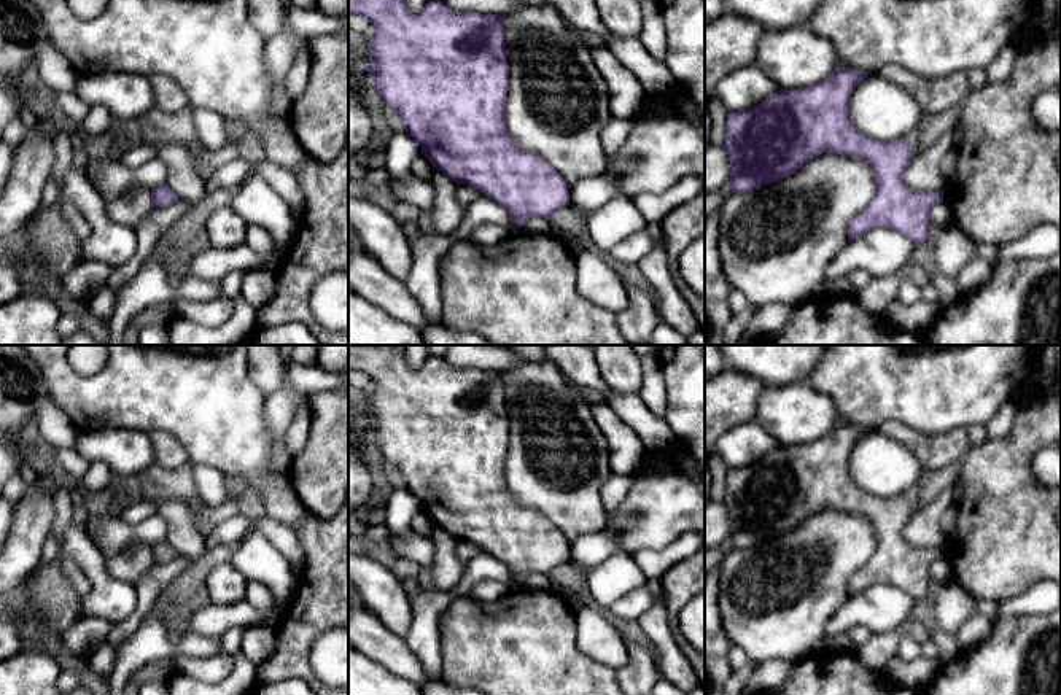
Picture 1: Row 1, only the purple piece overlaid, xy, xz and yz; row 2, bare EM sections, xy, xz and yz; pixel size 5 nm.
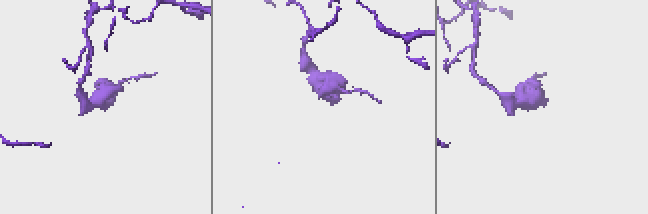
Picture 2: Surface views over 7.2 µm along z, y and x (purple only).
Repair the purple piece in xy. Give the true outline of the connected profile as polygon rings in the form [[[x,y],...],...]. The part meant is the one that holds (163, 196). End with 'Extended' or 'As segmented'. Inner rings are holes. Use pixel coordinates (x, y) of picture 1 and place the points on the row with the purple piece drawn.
[[[165,184],[157,186],[151,191],[151,205],[153,207],[169,207],[178,202],[180,197]]]. As segmented

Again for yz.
[[[857,68],[834,70],[816,84],[792,91],[779,89],[756,107],[729,113],[722,145],[732,167],[729,183],[733,192],[744,194],[781,181],[824,153],[859,157],[873,172],[876,194],[872,204],[849,223],[848,242],[876,227],[888,227],[904,234],[915,245],[923,243],[929,234],[931,208],[943,200],[943,192],[913,191],[905,184],[904,172],[913,159],[905,137],[881,142],[864,135],[851,122],[849,97],[864,78],[867,75]]]. As segmented

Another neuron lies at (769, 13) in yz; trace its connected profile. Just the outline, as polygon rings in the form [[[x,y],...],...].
[[[724,0],[727,11],[759,22],[764,29],[808,24],[821,0]]]

